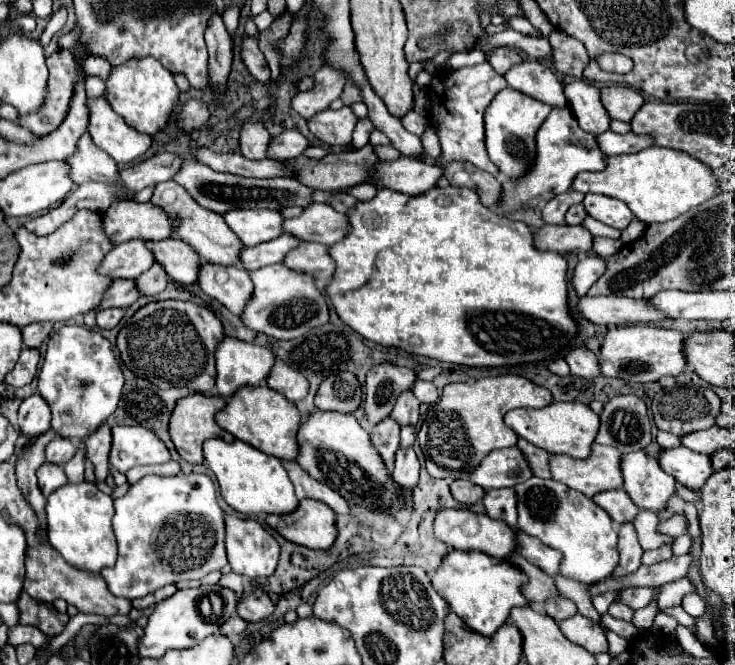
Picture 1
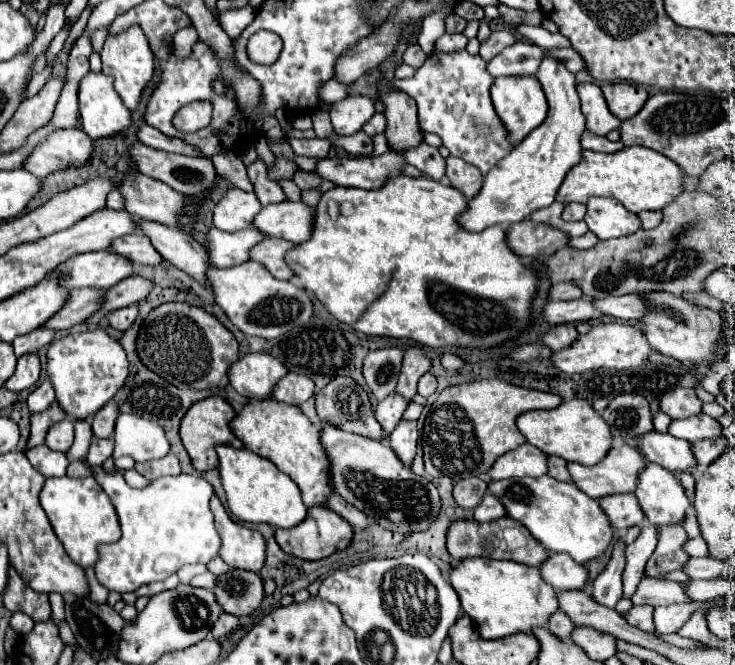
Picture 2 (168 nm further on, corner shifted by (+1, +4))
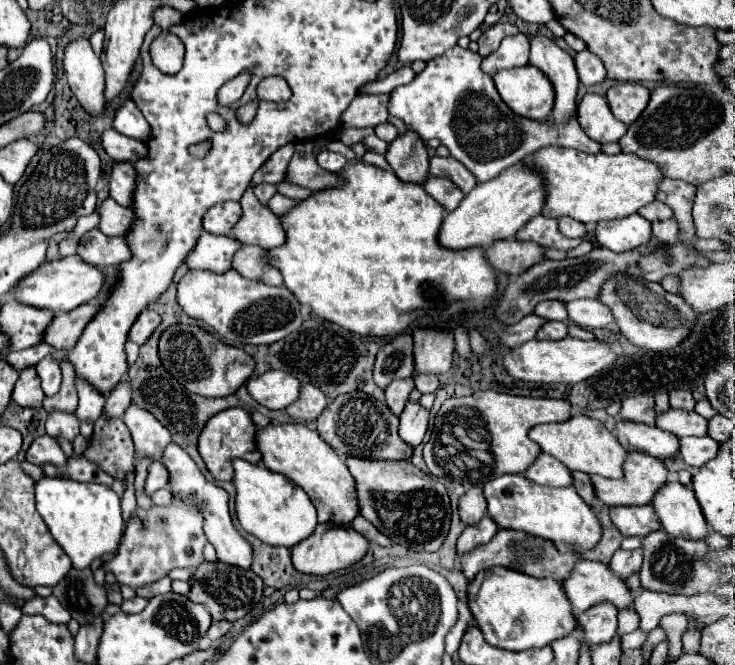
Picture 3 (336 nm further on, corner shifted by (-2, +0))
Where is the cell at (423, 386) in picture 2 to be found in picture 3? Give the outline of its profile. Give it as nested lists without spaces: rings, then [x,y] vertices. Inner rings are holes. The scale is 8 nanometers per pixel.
[[[415,374],[413,380],[415,380],[415,388],[417,388],[421,394],[435,392],[435,390],[439,388],[439,380],[437,380],[435,374]]]

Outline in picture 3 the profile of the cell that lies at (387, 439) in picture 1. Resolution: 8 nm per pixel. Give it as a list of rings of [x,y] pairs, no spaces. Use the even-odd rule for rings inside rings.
[[[393,380],[387,388],[385,388],[385,398],[387,398],[387,406],[393,410],[395,416],[399,416],[405,408],[405,402],[409,398],[409,392],[415,388],[413,380]]]

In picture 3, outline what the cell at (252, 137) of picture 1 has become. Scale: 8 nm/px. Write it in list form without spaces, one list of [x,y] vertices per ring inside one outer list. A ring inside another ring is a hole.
[[[259,184],[255,190],[255,196],[261,204],[267,204],[271,200],[271,196],[277,192],[277,186],[271,186],[271,184]]]

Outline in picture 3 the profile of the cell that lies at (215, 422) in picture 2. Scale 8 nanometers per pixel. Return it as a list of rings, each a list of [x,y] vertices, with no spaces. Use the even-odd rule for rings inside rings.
[[[243,408],[223,410],[207,422],[207,426],[203,428],[203,432],[199,436],[199,454],[215,480],[223,480],[223,482],[233,480],[233,466],[231,466],[233,458],[243,458],[251,464],[261,462],[261,454],[257,452],[257,444],[255,444],[255,432],[257,432],[257,428],[251,420],[251,414]]]

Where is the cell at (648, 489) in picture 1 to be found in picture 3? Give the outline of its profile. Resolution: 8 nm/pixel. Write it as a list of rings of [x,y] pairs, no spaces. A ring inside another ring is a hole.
[[[669,480],[653,498],[661,526],[671,536],[687,540],[703,540],[709,536],[709,526],[695,492],[677,480]]]

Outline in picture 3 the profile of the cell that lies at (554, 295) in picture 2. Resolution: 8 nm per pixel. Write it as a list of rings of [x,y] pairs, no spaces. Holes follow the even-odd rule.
[[[551,300],[551,302],[541,302],[533,314],[545,318],[545,320],[567,320],[567,310],[565,310],[565,302],[557,302],[557,300]]]

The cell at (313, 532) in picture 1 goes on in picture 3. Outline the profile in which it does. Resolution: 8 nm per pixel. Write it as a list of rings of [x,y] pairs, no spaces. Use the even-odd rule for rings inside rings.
[[[319,524],[307,540],[303,540],[299,546],[295,546],[291,550],[291,554],[293,554],[293,564],[299,572],[313,574],[313,576],[327,576],[331,572],[353,566],[367,554],[367,550],[369,550],[369,542],[353,528],[349,528],[349,526],[343,528],[343,526],[335,526],[335,524]]]

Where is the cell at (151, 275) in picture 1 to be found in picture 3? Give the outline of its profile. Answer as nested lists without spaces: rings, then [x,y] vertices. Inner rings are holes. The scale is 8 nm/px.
[[[83,304],[71,312],[59,312],[53,316],[47,332],[43,332],[43,342],[51,344],[53,350],[71,350],[75,348],[83,328],[95,316],[99,306]]]

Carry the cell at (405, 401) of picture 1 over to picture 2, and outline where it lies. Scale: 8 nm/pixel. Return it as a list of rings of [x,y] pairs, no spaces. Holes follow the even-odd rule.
[[[408,348],[404,354],[404,366],[400,372],[400,380],[396,386],[396,392],[404,396],[406,402],[412,402],[416,396],[416,384],[422,374],[426,374],[430,368],[430,360],[424,356],[422,348]]]

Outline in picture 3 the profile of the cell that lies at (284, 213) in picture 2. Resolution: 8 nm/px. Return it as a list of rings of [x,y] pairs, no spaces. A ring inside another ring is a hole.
[[[250,184],[241,198],[243,216],[239,224],[231,230],[239,244],[255,244],[261,248],[277,248],[285,244],[285,232],[281,228],[279,216],[275,216],[267,206],[259,204]]]

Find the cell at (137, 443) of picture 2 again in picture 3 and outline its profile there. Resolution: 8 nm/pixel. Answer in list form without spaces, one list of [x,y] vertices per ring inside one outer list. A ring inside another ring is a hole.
[[[135,404],[127,408],[121,420],[125,422],[125,426],[133,436],[137,456],[151,456],[153,460],[159,460],[163,454],[163,448],[171,442],[169,430],[159,420],[155,420],[151,412]]]

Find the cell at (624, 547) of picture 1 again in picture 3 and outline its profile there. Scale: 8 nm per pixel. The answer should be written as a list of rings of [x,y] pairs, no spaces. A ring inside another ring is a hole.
[[[599,604],[585,614],[579,614],[577,620],[583,628],[581,646],[593,648],[597,644],[607,644],[615,638],[617,632],[617,608],[611,604]]]

